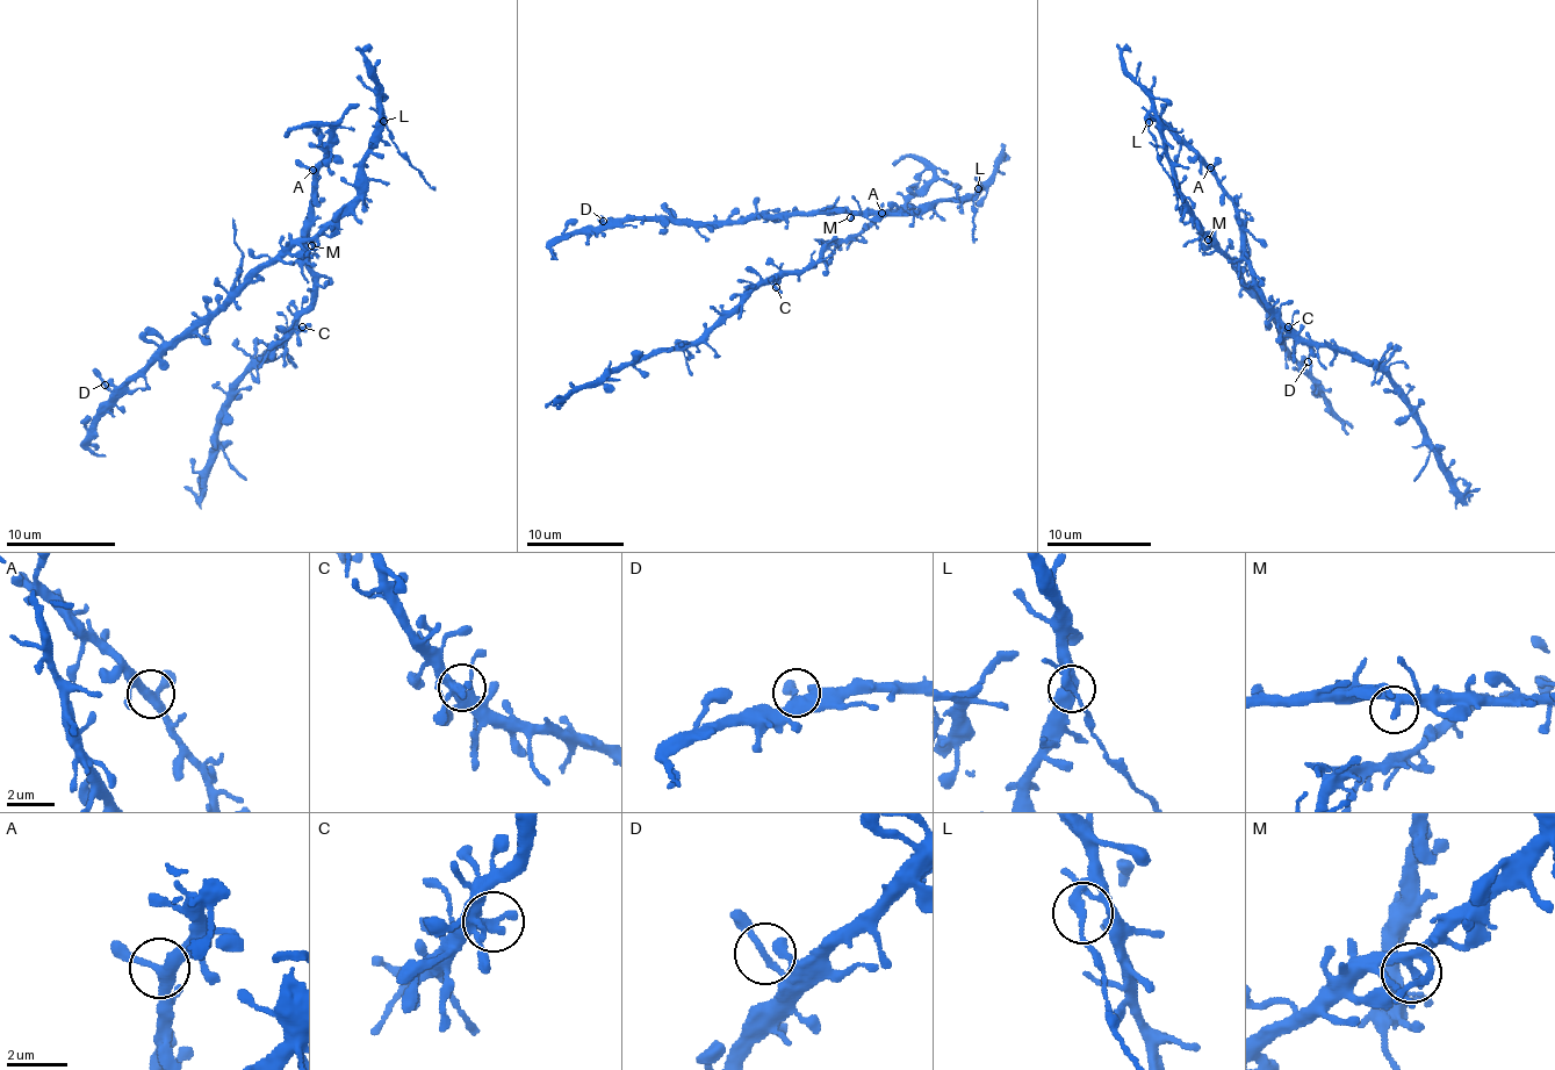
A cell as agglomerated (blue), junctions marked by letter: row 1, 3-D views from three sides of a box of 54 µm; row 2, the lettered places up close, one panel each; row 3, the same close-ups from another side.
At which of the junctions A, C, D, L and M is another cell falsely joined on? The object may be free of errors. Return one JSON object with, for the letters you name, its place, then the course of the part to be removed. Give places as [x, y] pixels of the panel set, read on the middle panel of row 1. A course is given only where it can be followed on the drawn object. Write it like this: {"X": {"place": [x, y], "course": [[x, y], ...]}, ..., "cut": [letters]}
{"L": {"place": [978, 188], "course": [[979, 189], [971, 208], [974, 242]]}, "cut": ["L"]}

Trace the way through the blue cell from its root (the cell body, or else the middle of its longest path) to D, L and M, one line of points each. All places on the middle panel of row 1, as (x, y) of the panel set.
D: (885, 215), (913, 206), (918, 209), (779, 213), (731, 221), (619, 218), (605, 227), (603, 221)
L: (885, 215), (911, 210), (913, 206), (965, 199), (979, 189)
M: (885, 215), (911, 210), (913, 206), (918, 209), (850, 217)

